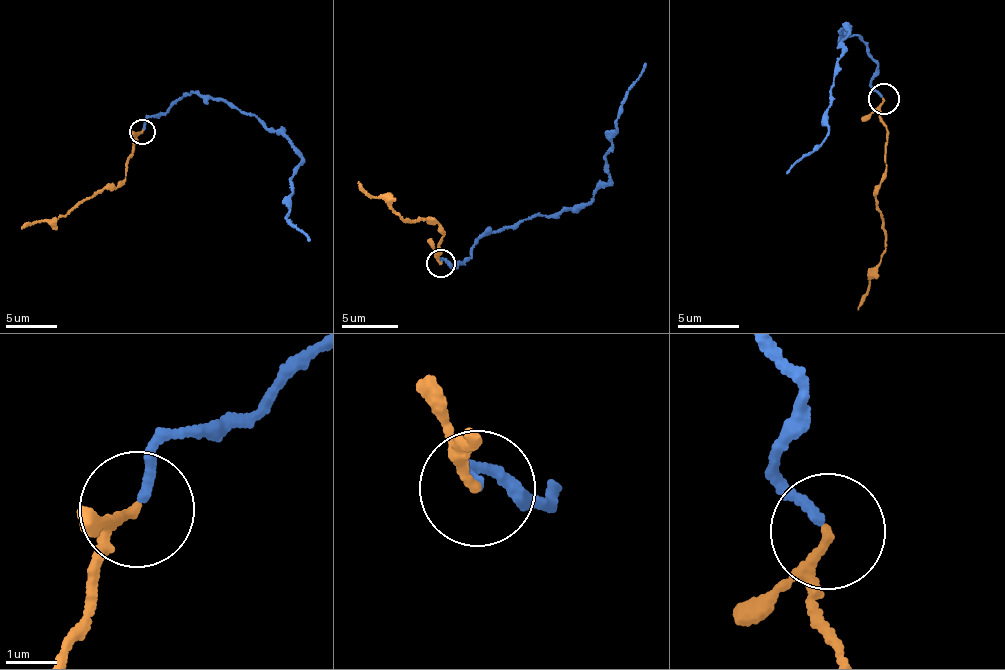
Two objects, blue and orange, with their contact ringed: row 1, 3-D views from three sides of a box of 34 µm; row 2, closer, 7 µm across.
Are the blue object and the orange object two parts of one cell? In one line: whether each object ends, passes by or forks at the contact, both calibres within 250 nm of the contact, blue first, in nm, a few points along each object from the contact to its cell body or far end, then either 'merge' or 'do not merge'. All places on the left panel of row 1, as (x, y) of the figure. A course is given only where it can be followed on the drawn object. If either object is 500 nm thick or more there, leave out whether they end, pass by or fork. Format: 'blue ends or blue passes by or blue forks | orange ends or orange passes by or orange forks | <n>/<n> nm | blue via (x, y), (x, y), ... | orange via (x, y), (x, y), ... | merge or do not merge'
blue ends | orange passes by | 160/140 nm | blue via (143, 129), (192, 91), (256, 115), (296, 149), (301, 165), (291, 178), (286, 221), (309, 241) | orange via (142, 132), (135, 137), (126, 181), (102, 188), (72, 210), (49, 221), (34, 220), (21, 229) | merge

